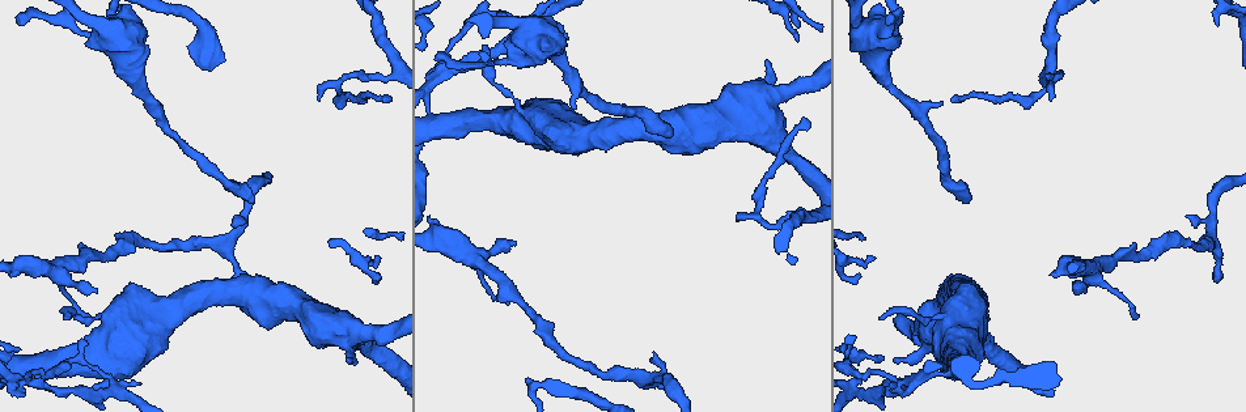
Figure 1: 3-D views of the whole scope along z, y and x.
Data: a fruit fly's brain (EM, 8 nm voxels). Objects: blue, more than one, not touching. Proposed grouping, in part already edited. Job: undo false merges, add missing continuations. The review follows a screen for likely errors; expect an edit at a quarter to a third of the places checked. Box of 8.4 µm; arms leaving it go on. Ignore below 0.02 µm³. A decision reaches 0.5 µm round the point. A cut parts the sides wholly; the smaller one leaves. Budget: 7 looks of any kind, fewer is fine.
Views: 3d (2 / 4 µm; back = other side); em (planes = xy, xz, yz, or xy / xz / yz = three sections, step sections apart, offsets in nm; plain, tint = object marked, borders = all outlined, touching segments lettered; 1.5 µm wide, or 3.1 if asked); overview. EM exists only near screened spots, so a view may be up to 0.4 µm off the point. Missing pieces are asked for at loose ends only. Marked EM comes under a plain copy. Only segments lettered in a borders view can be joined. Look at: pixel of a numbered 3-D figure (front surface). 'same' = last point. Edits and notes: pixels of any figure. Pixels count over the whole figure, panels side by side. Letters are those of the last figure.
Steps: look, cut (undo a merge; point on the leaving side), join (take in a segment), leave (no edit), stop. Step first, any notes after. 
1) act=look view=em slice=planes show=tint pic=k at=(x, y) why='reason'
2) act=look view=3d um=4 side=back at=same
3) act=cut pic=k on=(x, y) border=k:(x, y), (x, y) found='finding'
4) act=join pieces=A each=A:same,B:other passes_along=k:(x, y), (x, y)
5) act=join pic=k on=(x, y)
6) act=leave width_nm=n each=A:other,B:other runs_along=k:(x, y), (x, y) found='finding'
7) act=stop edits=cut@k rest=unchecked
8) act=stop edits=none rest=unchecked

act=look view=3d um=2 pic=1 at=(1059, 74) why='sharp bend'

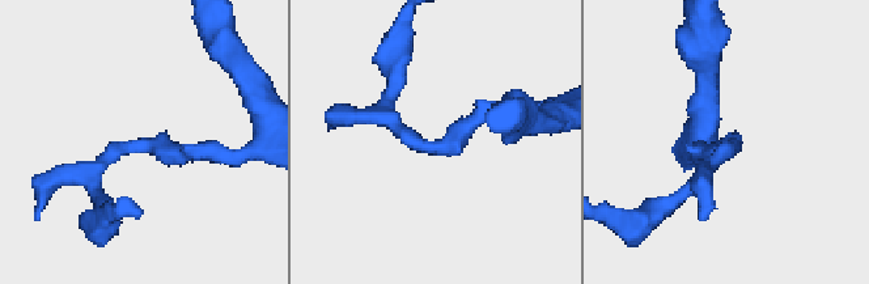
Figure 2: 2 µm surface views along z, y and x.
act=look view=em slice=planes show=borders pic=2 at=(129, 144) why='shape alone is not enough'

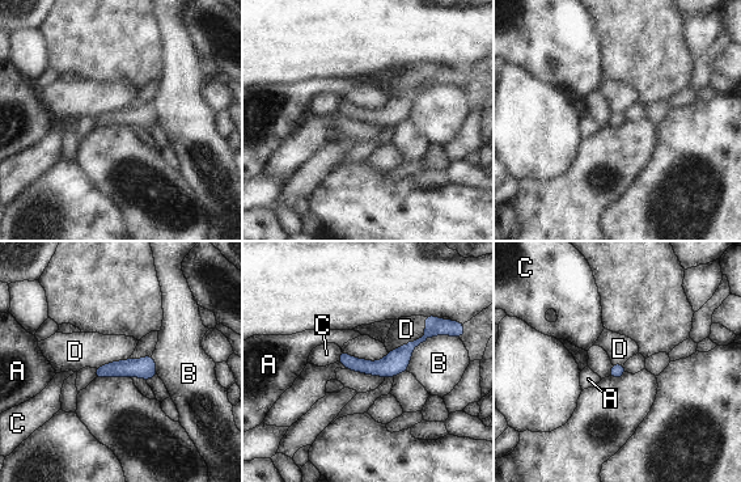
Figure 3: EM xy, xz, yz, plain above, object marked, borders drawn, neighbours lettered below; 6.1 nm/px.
act=leave longest_contact=B:340nm each=A:other,B:other,C:other,D:other border=3:(423, 316), (424, 333), (388, 352) found='one neuron here'

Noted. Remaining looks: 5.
act=look view=em slice=yz step=8 show=borders pic=1 at=(435, 55) why='thin end'

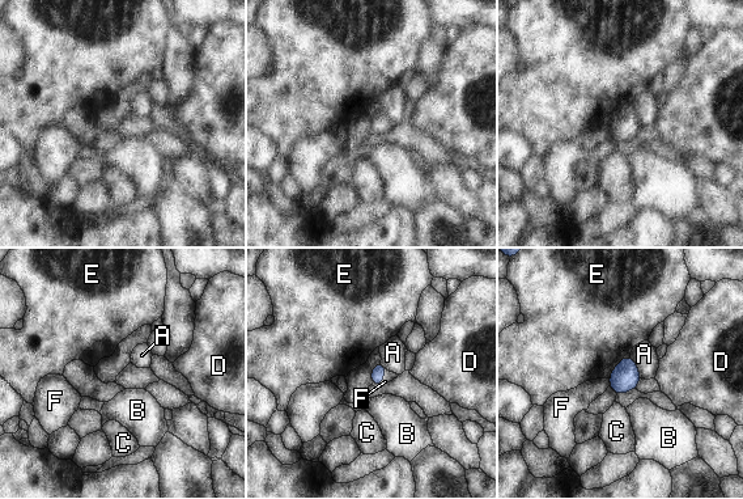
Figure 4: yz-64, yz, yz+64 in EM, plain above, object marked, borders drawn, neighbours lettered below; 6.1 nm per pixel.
act=join pieces=F width_nm=90 each=A:other,B:other,C:other,D:other,E:other,F:same passes_along=4:(378, 369), (383, 376), (389, 376) found='the neuron continues'

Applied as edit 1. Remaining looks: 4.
act=look view=em slice=planes show=tint pic=1 at=(908, 380) why='a fork'

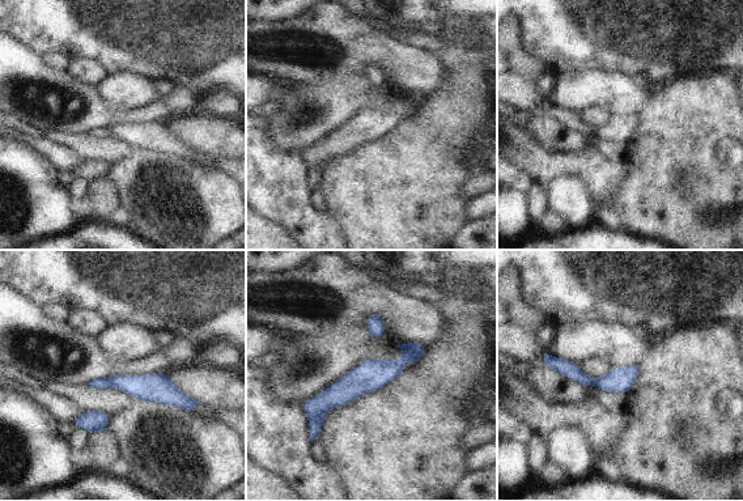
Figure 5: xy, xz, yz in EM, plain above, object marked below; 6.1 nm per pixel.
act=look view=em slice=planes show=borders at=same

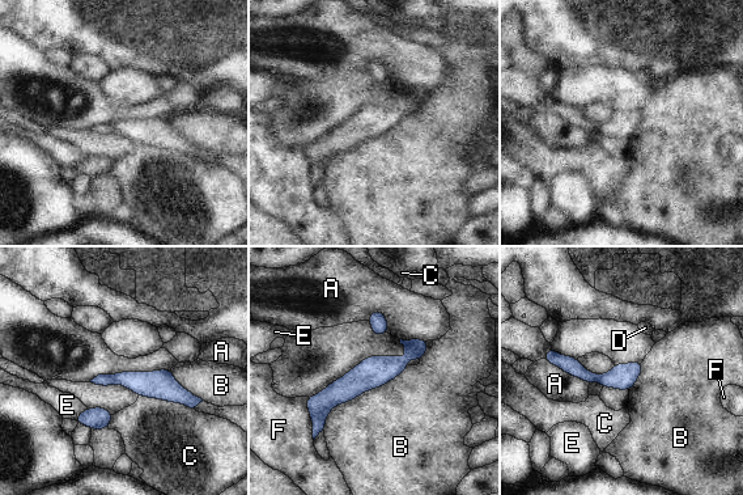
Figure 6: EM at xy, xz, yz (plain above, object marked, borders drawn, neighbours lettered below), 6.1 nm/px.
act=cut pic=6 on=(347, 388) each=A:other,B:other,C:other,D:other,E:other,F:other part_leaving=6:(424, 343), (313, 415) found='two neurons meet here'

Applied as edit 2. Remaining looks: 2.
act=stop edits=join@4,cut@6 rest=unchecked

